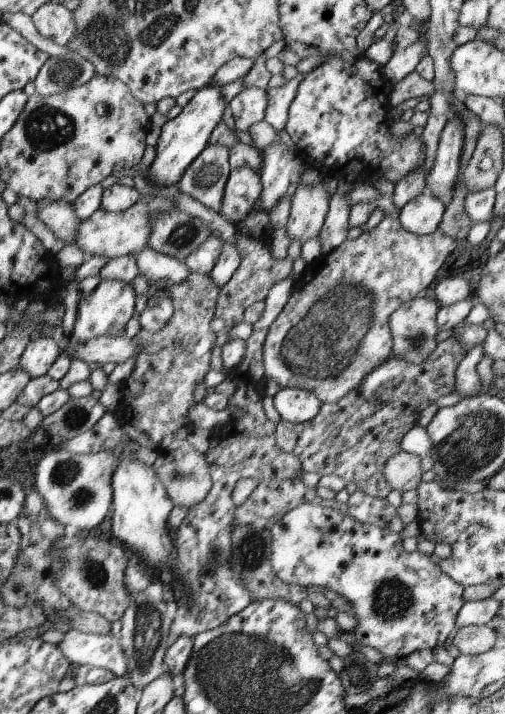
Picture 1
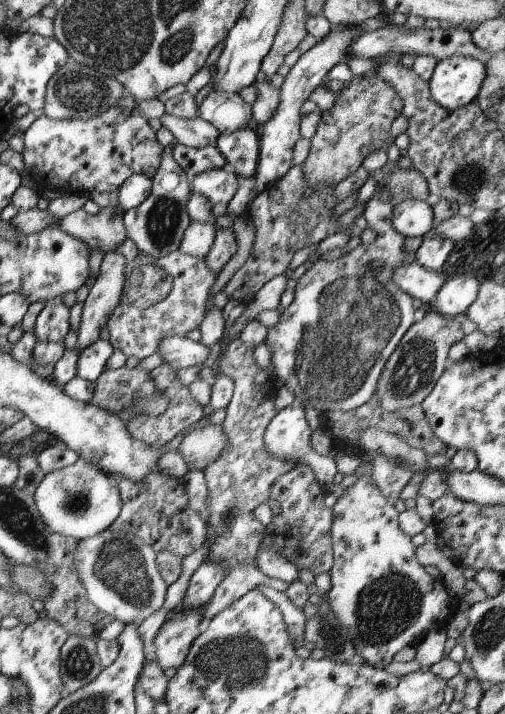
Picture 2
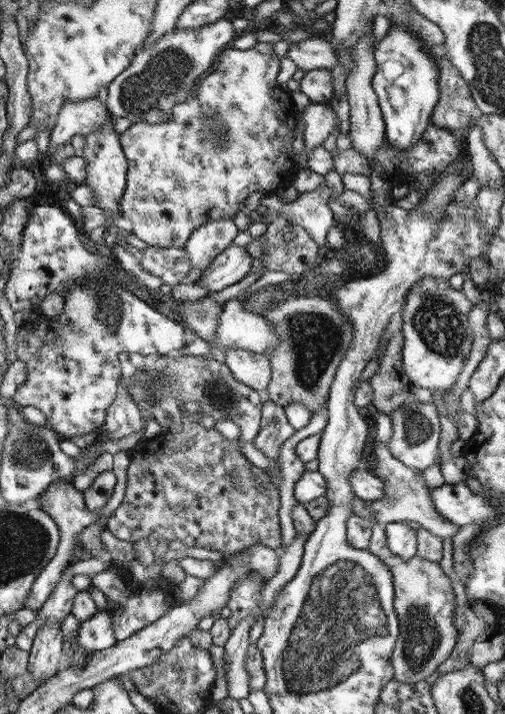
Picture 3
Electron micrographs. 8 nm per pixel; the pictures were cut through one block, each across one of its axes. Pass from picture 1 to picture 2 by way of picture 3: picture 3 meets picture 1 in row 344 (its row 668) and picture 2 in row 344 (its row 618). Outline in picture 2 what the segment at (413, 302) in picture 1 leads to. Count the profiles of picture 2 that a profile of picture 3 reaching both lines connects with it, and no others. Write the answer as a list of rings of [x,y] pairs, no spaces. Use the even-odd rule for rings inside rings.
[[[428,312],[401,336],[379,375],[375,394],[388,413],[419,404],[432,391],[436,379],[447,368],[447,350],[464,336],[459,323],[438,312]]]

